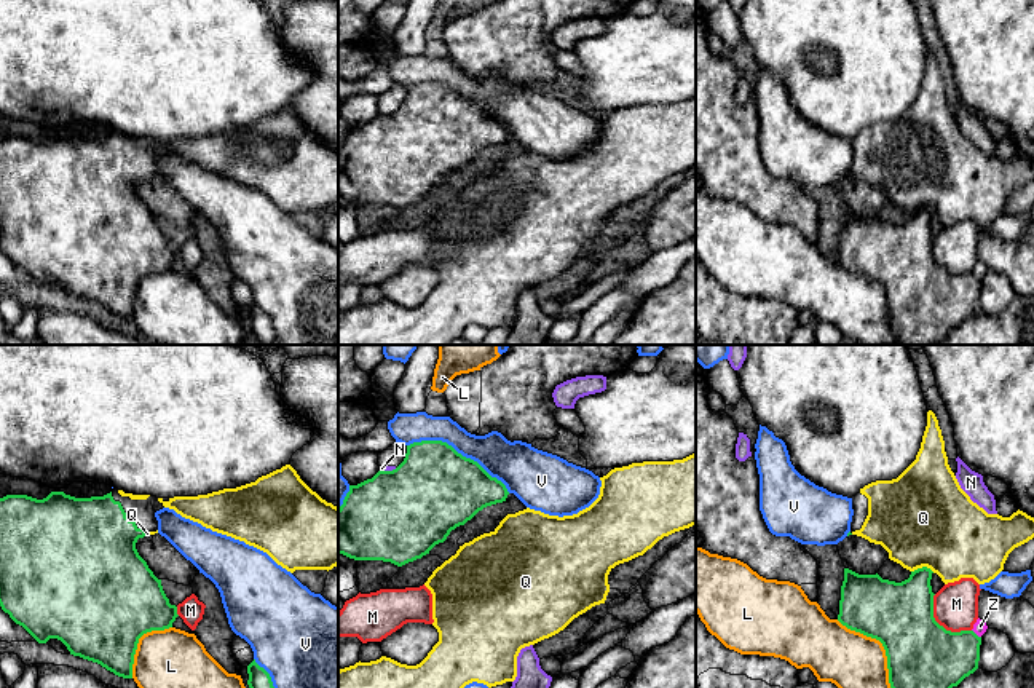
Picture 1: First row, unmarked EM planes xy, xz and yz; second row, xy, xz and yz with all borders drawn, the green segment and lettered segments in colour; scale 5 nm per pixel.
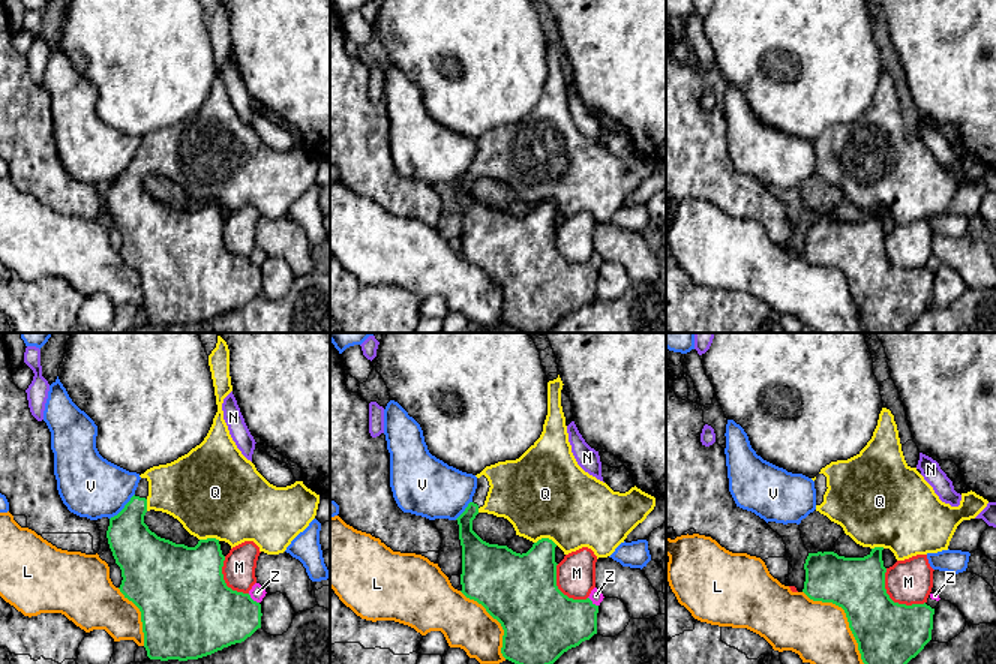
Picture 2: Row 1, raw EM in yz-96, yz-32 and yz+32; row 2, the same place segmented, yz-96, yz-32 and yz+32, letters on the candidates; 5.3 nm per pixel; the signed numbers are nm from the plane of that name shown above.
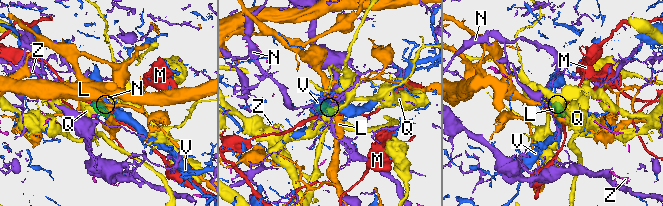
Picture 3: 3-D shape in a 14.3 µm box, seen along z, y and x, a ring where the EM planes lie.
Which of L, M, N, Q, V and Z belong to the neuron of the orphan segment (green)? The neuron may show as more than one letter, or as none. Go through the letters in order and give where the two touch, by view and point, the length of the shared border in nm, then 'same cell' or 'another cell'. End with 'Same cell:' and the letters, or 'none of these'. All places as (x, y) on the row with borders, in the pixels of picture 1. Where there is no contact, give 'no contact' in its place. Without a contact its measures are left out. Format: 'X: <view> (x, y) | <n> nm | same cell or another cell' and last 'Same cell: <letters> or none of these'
L: yz (881, 642) | 440 nm | another cell
M: yz (942, 626) | 260 nm | another cell
N: xz (388, 471) | 90 nm | another cell
Q: yz (923, 567) | 120 nm | same cell
V: xz (460, 454) | 550 nm | another cell
Z: yz (975, 634) | 60 nm | another cell
Same cell: Q

